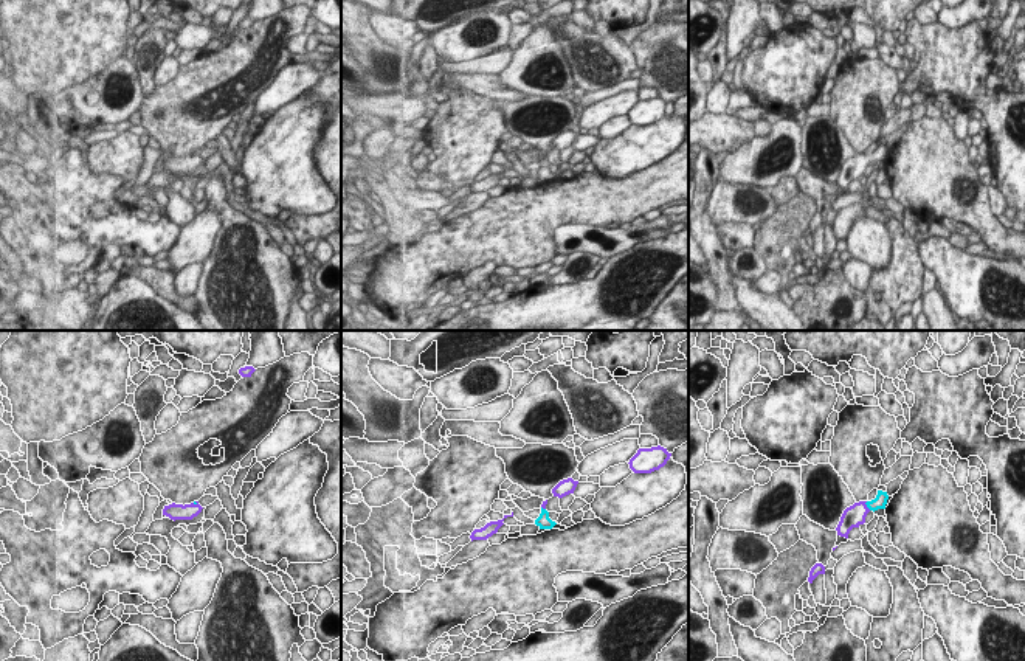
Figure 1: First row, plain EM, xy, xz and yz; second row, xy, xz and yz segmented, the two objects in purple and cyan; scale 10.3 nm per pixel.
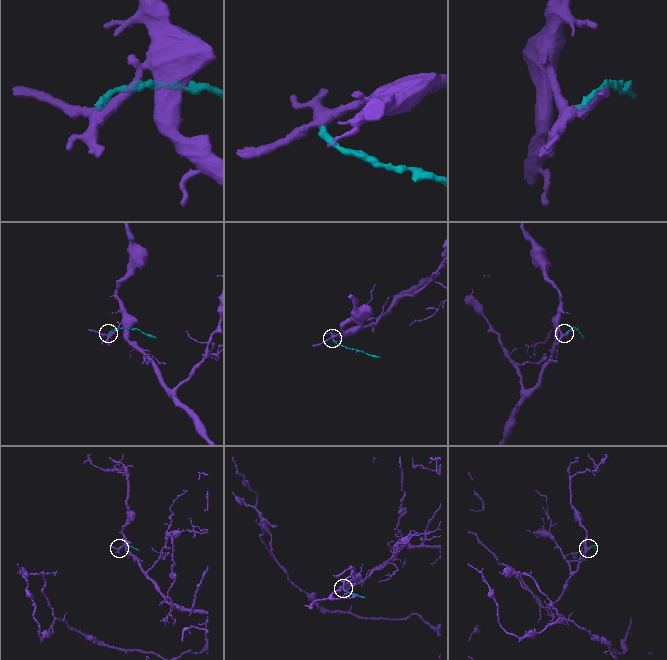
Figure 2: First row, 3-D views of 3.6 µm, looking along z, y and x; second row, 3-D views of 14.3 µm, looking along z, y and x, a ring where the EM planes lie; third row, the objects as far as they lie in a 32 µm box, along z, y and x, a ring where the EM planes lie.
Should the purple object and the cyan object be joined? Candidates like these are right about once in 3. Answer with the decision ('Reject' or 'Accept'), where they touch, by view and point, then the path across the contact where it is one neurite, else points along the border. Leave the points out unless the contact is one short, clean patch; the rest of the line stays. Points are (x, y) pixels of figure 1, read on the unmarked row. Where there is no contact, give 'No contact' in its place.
Accept. Touches purple at yz (866, 159). Path across: yz (853, 168), (866, 159), (880, 154)

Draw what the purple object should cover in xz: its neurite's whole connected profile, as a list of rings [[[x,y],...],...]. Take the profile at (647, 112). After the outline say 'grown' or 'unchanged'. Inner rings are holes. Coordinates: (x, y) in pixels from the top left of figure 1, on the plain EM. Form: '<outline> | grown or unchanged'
[[[661,98],[651,101],[639,101],[628,116],[634,126],[651,126],[664,119],[670,109],[671,106],[668,106],[667,101]]] | unchanged

